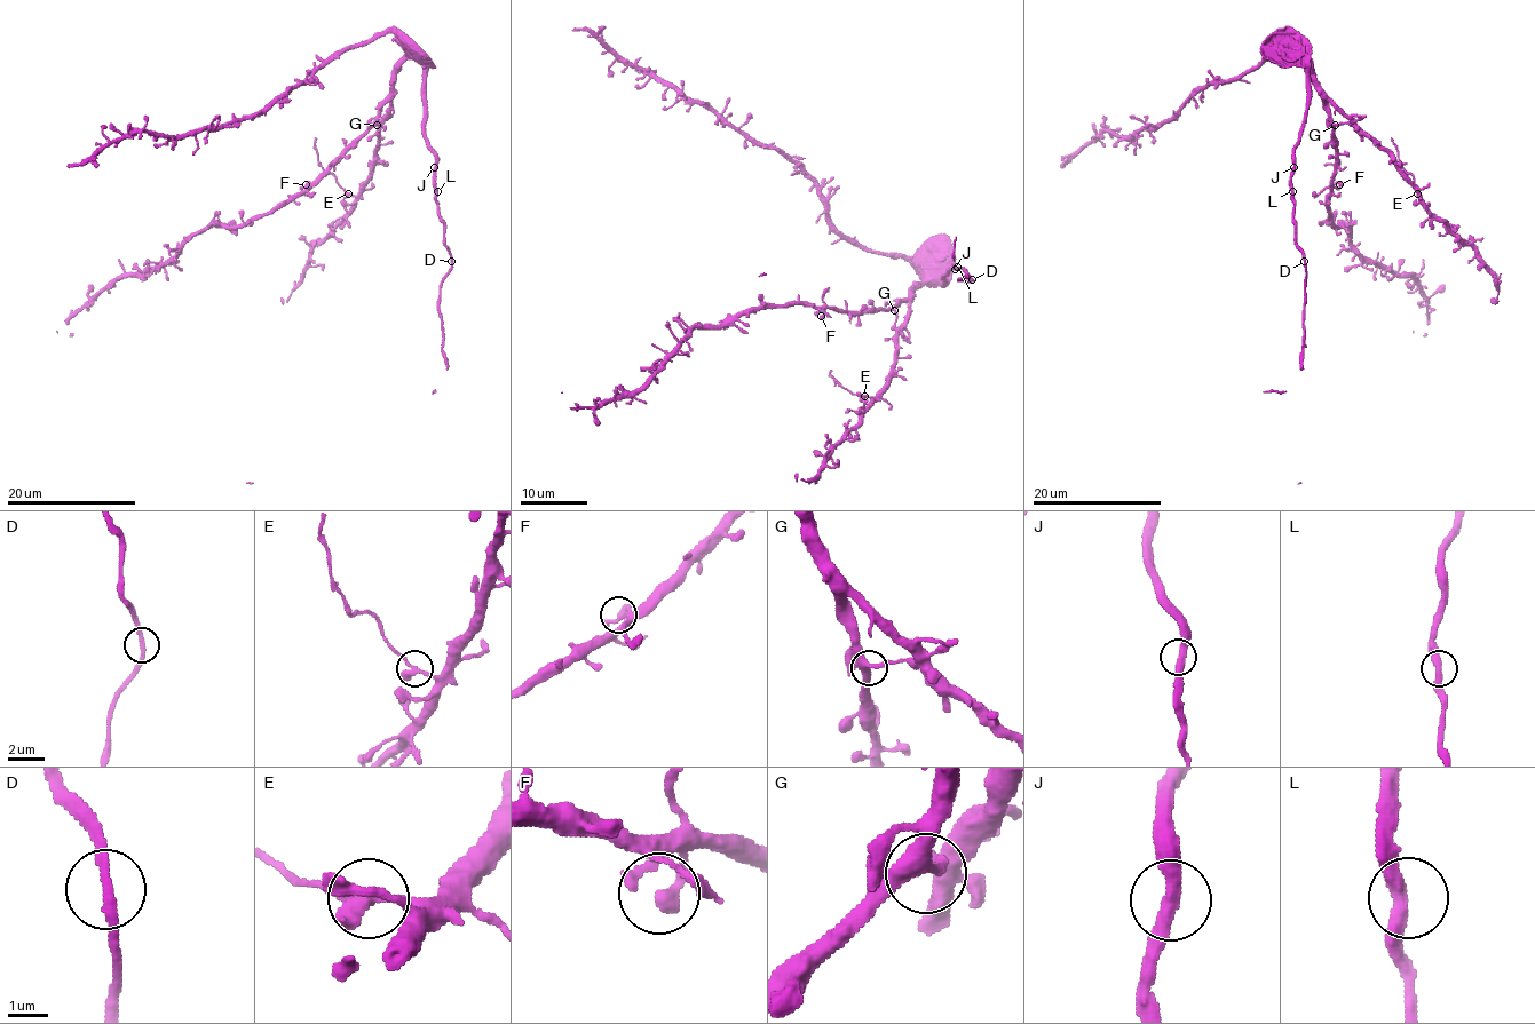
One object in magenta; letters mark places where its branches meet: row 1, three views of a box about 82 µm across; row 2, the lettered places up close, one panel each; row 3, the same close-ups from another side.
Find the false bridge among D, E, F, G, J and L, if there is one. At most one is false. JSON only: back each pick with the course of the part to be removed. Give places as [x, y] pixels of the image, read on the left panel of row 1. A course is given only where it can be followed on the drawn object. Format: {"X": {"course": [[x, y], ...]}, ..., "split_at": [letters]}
{"E": {"course": [[347, 192], [319, 164], [315, 139]]}, "split_at": ["E"]}

